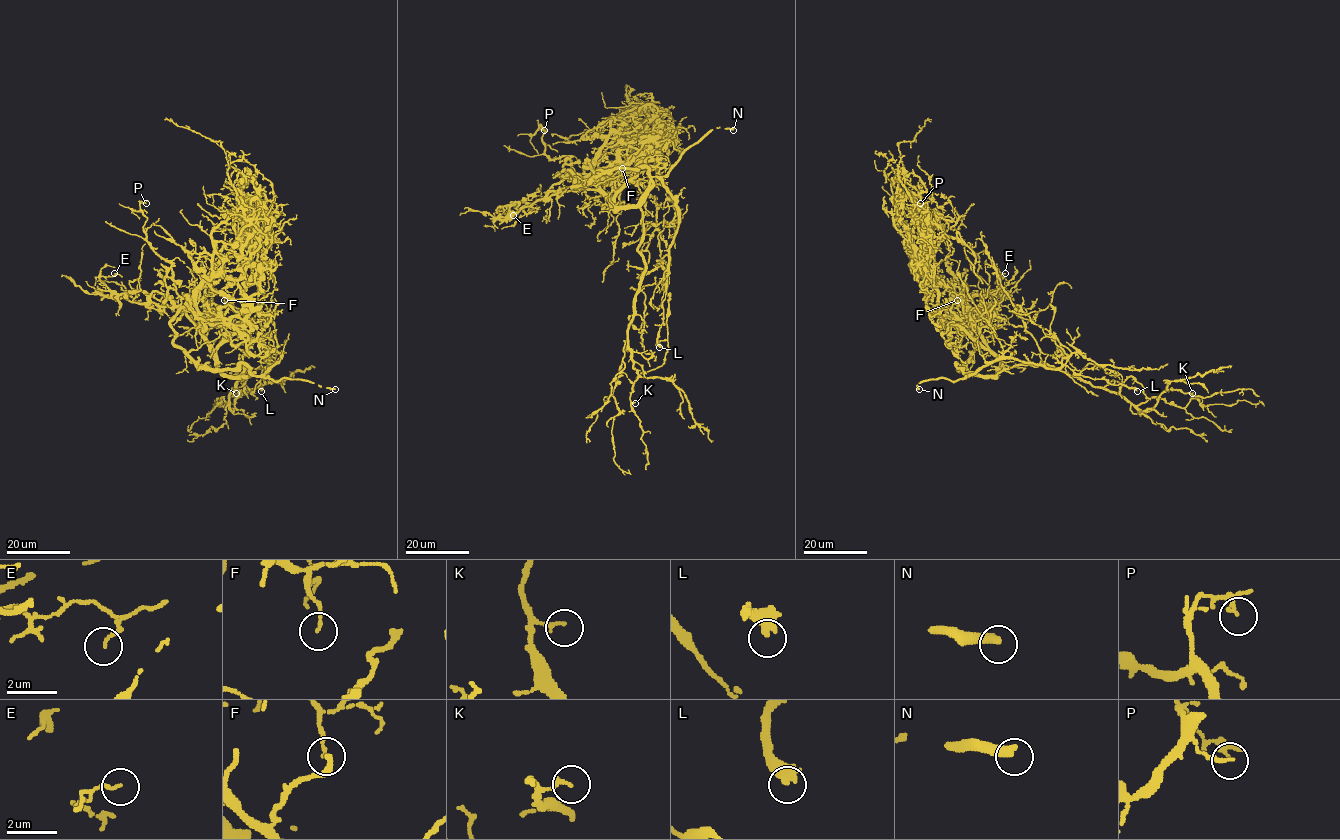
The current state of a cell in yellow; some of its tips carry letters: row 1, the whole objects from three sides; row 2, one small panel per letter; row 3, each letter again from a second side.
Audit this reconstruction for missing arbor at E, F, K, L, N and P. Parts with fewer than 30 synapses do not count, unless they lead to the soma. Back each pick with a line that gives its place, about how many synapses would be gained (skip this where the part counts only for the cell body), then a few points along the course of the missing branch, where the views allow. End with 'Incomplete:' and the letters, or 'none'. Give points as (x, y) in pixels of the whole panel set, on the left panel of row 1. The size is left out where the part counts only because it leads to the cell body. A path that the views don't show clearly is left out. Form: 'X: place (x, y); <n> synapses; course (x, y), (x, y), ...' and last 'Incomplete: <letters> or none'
N: place (335, 389)
Incomplete: N

